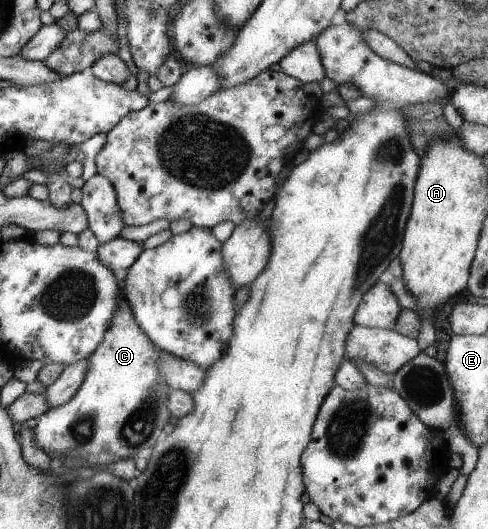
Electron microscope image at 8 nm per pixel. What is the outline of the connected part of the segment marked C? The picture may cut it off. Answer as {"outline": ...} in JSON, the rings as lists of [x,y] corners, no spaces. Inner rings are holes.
{"outline":[[[121,290],[121,300],[117,301],[114,306],[110,323],[108,324],[107,330],[103,333],[102,339],[95,347],[95,350],[85,359],[87,361],[85,376],[83,376],[83,380],[77,387],[75,394],[70,396],[70,399],[67,400],[65,404],[59,405],[58,407],[49,407],[36,418],[37,422],[34,428],[32,428],[35,444],[37,444],[45,454],[59,454],[59,456],[78,457],[81,460],[85,459],[89,464],[93,463],[103,466],[103,464],[107,465],[121,459],[135,458],[137,450],[141,450],[141,448],[152,448],[156,441],[161,438],[161,429],[168,423],[168,418],[171,416],[167,406],[168,394],[171,389],[164,381],[163,375],[158,371],[158,366],[156,365],[158,362],[158,352],[156,351],[156,347],[154,347],[154,344],[147,338],[147,335],[135,322],[130,306],[125,302],[125,300],[123,300],[122,294],[123,292]]]}

